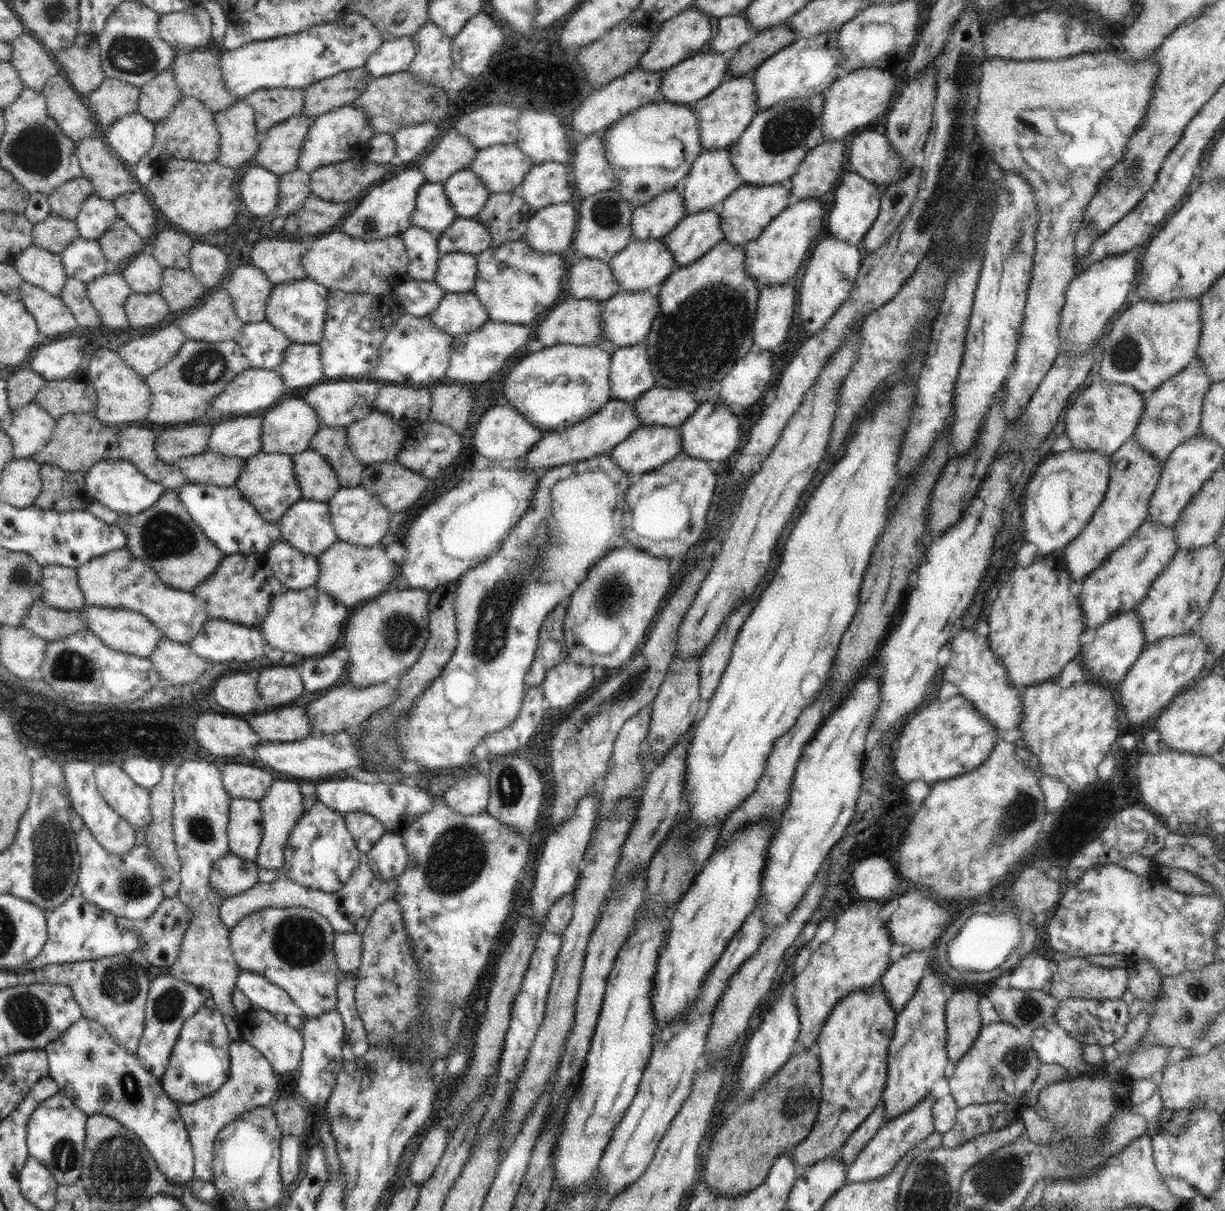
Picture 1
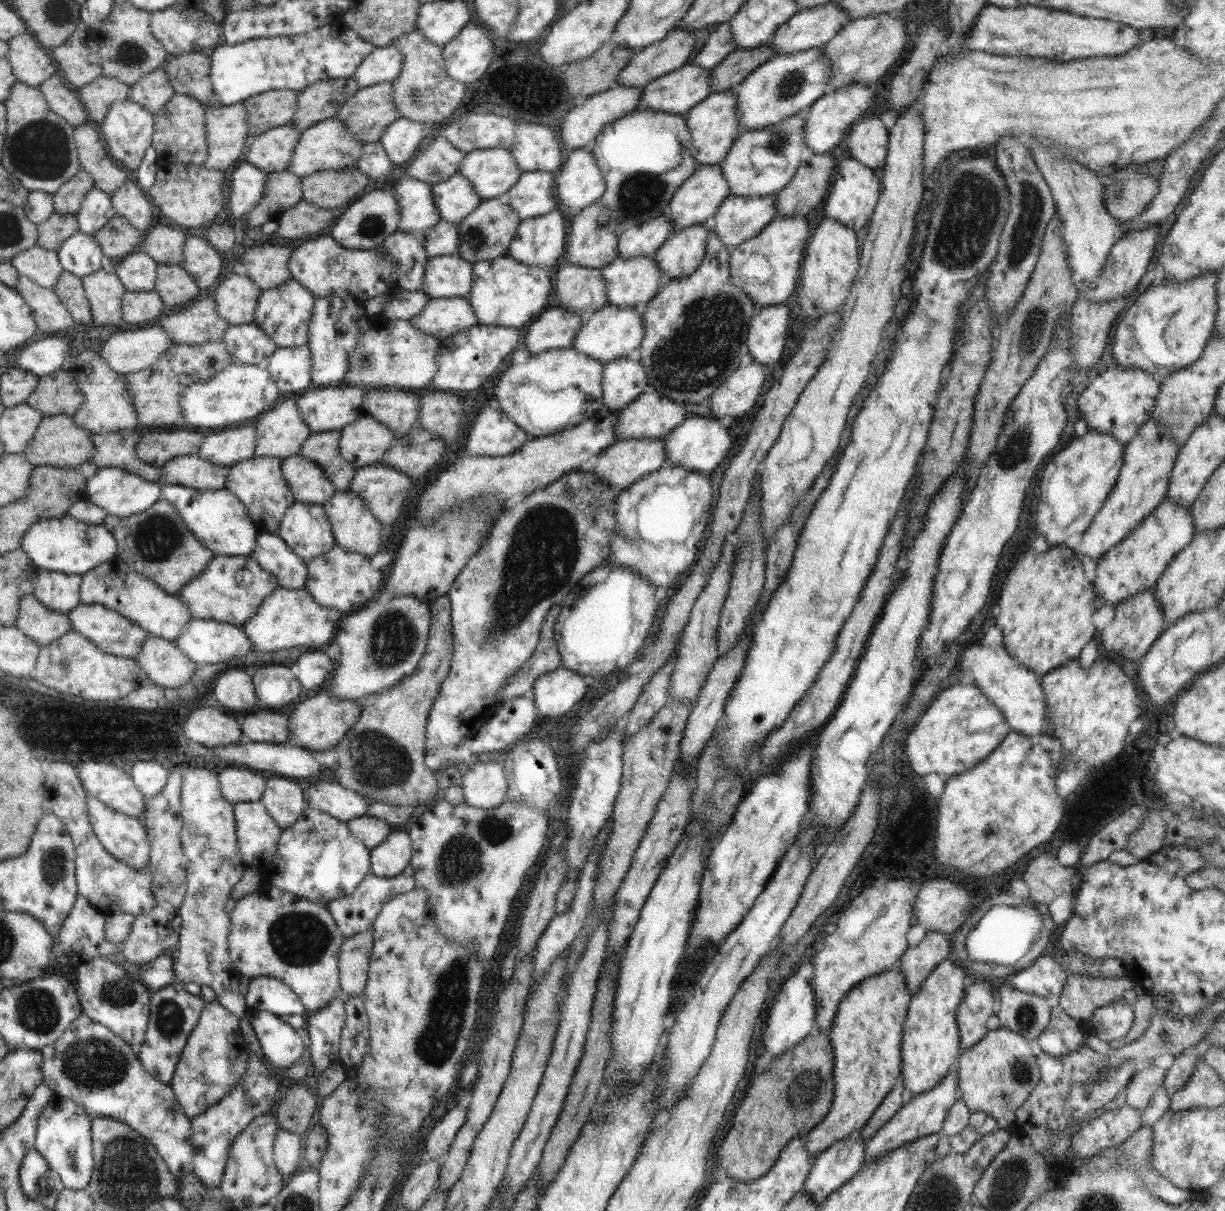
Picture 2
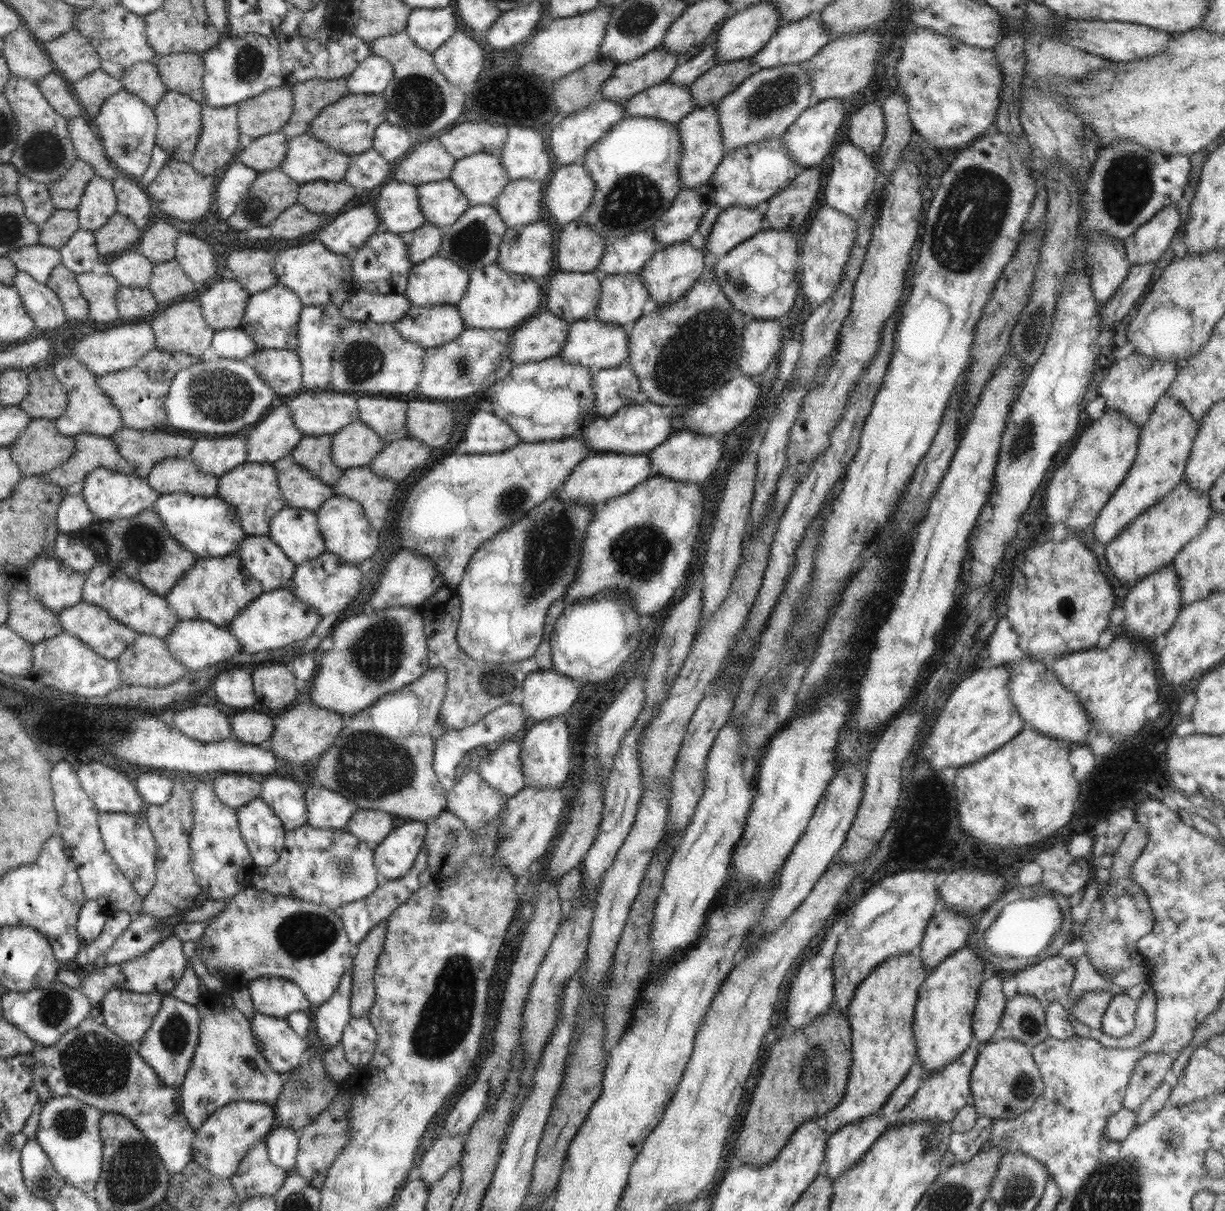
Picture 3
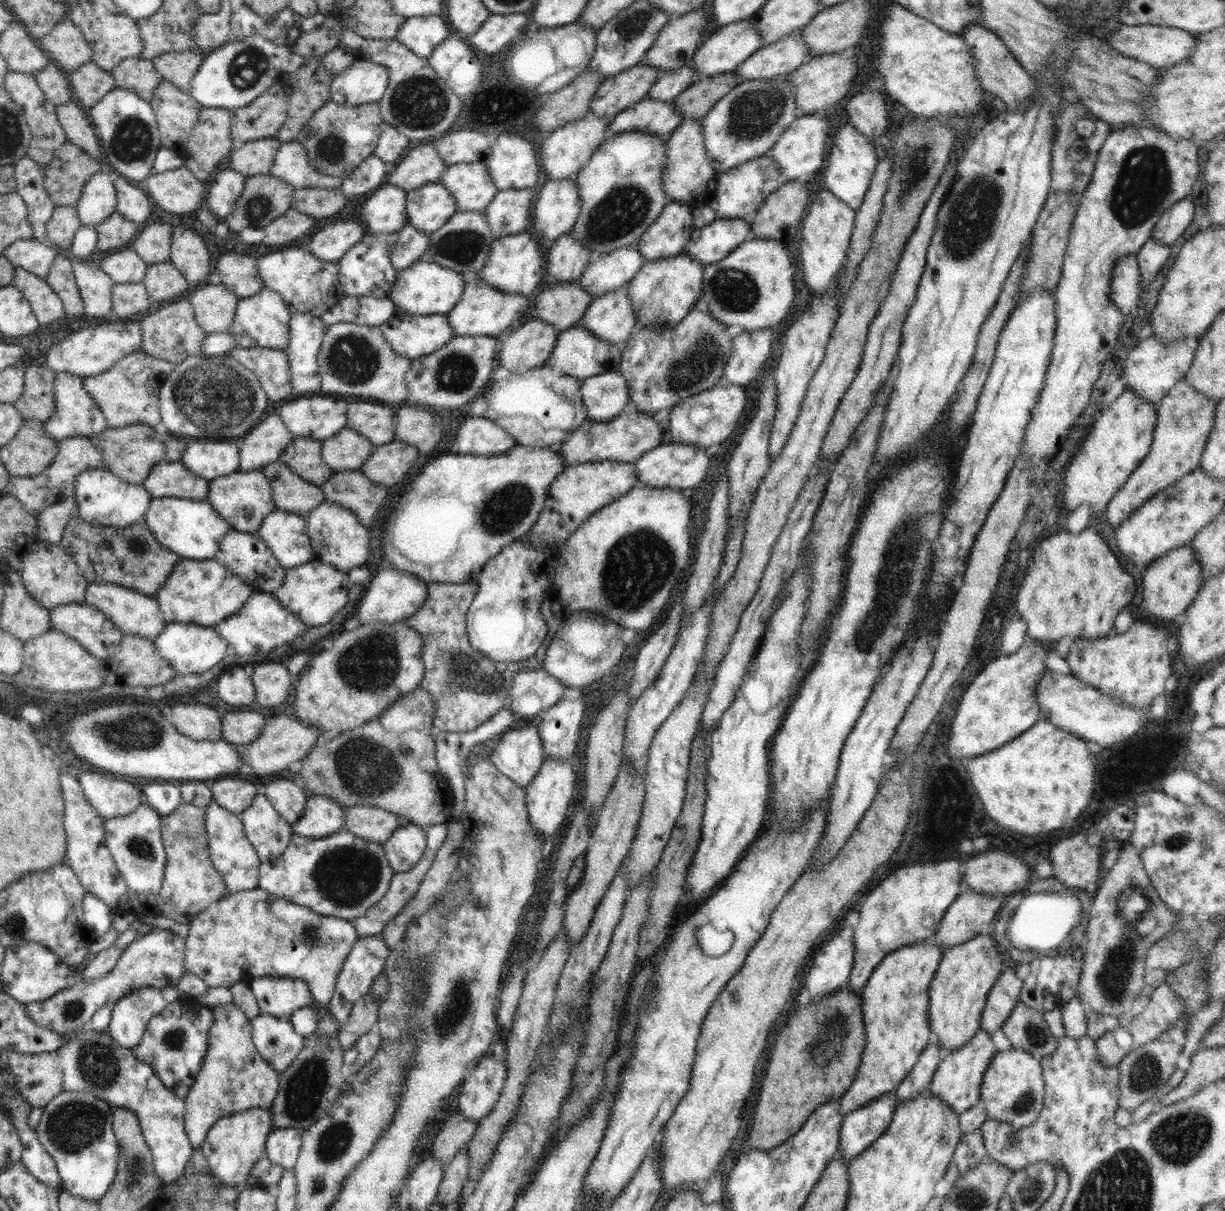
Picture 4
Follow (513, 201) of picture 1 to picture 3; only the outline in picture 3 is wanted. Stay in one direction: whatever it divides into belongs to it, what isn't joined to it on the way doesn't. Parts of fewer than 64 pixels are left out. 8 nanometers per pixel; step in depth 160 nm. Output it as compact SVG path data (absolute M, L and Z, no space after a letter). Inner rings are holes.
M470 205L469 209L452 226L442 227L438 256L456 262L462 270L474 271L482 266L490 266L499 255L499 246L507 229L507 224L499 217L498 211L490 205Z

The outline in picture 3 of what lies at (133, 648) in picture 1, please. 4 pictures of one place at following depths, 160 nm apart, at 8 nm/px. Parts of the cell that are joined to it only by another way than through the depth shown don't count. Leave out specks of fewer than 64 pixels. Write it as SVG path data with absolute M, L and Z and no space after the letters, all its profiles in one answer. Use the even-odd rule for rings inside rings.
M80 601L74 606L65 608L58 613L64 631L78 637L85 642L96 654L104 658L116 661L118 657L134 642L139 635L129 626L123 625L115 618L112 618L107 610L102 607Z

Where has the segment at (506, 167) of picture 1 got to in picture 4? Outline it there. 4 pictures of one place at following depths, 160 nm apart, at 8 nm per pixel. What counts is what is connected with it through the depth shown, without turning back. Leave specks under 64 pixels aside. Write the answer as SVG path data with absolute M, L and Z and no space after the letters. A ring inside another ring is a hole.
M483 161L447 165L439 180L456 199L458 211L482 212L499 191Z

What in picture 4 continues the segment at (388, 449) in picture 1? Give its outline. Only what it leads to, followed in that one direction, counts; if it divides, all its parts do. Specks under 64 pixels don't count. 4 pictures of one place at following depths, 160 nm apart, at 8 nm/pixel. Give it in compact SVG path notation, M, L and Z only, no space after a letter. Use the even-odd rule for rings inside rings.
M346 426L341 428L333 437L322 441L321 457L326 466L329 466L334 472L348 469L356 471L369 459L375 447L366 437Z

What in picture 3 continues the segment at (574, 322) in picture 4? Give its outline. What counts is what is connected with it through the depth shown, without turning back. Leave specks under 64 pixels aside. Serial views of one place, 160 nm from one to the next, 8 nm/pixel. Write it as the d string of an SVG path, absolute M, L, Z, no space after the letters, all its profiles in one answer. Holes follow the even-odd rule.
M555 270L547 282L547 312L571 324L578 319L596 319L601 282L595 273Z

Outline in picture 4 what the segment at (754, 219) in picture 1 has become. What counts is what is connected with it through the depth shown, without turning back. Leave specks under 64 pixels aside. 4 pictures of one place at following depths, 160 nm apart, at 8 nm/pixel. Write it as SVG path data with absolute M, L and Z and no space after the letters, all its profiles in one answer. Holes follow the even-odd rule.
M716 217L714 222L694 228L684 251L702 265L720 262L731 250L752 237L750 222L743 218Z

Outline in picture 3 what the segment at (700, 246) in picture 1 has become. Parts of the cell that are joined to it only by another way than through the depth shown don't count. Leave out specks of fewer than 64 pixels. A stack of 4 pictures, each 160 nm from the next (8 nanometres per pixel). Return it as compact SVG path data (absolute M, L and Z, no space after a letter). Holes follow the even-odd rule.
M679 242L658 248L642 268L640 278L642 278L644 286L648 288L650 300L653 300L656 306L662 306L662 304L674 304L676 300L686 296L686 292L706 272L706 267L707 258L703 249L697 249L689 242Z

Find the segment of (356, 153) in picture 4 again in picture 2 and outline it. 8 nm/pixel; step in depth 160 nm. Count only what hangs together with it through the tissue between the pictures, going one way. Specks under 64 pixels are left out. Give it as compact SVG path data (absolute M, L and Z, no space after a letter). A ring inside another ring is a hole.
M378 83L374 86L360 87L358 92L349 98L336 112L336 118L362 143L380 140L382 133L398 120L401 114L393 101L391 83Z

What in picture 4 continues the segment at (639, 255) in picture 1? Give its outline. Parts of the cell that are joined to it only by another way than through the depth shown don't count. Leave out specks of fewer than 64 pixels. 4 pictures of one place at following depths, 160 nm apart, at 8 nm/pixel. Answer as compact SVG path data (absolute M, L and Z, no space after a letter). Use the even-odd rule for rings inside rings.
M627 287L605 292L588 306L580 326L622 352L628 338L637 329L637 316L632 310Z

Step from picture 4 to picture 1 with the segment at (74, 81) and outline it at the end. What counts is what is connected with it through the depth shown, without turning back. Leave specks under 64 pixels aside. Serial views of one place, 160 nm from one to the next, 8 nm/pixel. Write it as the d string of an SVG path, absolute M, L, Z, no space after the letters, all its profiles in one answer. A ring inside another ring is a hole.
M106 77L103 83L86 94L86 101L100 131L106 131L115 120L137 112L140 89L117 78Z

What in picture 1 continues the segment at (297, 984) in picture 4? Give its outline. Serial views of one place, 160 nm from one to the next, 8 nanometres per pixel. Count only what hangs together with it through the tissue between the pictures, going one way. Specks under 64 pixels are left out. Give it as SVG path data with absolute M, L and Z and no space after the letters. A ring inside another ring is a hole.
M240 969L235 986L244 993L246 998L250 999L255 1008L267 1010L275 1016L278 1015L278 1012L294 1014L300 1018L305 1016L302 1009L294 1004L285 990L259 974Z

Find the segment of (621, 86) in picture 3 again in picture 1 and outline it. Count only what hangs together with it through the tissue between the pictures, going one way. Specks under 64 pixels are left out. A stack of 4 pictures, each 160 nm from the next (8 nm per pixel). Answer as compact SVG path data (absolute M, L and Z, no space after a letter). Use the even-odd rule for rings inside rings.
M695 7L684 9L658 26L658 32L654 33L653 40L639 60L638 67L644 72L662 73L685 58L694 56L711 38L710 17Z

